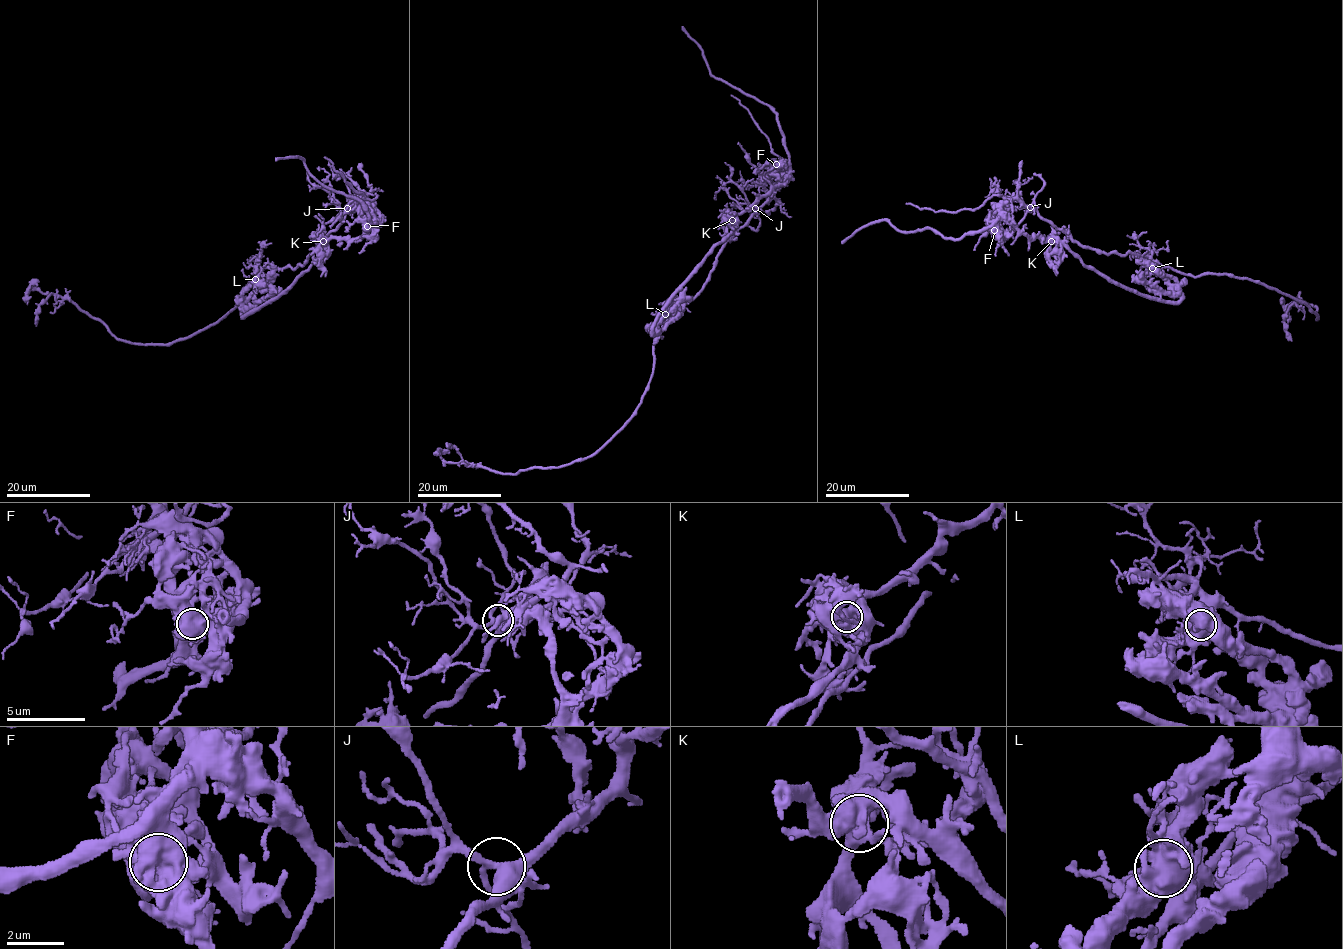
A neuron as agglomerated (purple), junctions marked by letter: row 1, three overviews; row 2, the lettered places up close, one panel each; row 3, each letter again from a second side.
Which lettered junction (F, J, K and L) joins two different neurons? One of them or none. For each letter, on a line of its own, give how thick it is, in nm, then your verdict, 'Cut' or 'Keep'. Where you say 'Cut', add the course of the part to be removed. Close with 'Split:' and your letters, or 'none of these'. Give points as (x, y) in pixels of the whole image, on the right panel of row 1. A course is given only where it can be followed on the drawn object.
F: Thickness 650 nm. Keep
J: Thickness 360 nm. Keep
K: Thickness 600 nm. Keep
L: Thickness 700 nm. Cut. Course of the part to remove: (1152, 269), (1159, 263), (1195, 276), (1259, 280), (1306, 304), (1317, 320), (1317, 308), (1290, 303), (1287, 324)
Split: L

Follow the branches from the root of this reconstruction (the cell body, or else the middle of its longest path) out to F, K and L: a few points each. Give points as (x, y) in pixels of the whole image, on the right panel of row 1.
F: (1138, 254), (1097, 251), (1070, 237), (1058, 243), (1039, 235), (1031, 238), (1005, 217), (994, 222), (994, 230)
K: (1138, 254), (1097, 251), (1070, 237), (1062, 242), (1051, 241)
L: (1138, 254), (1148, 256), (1152, 269)

